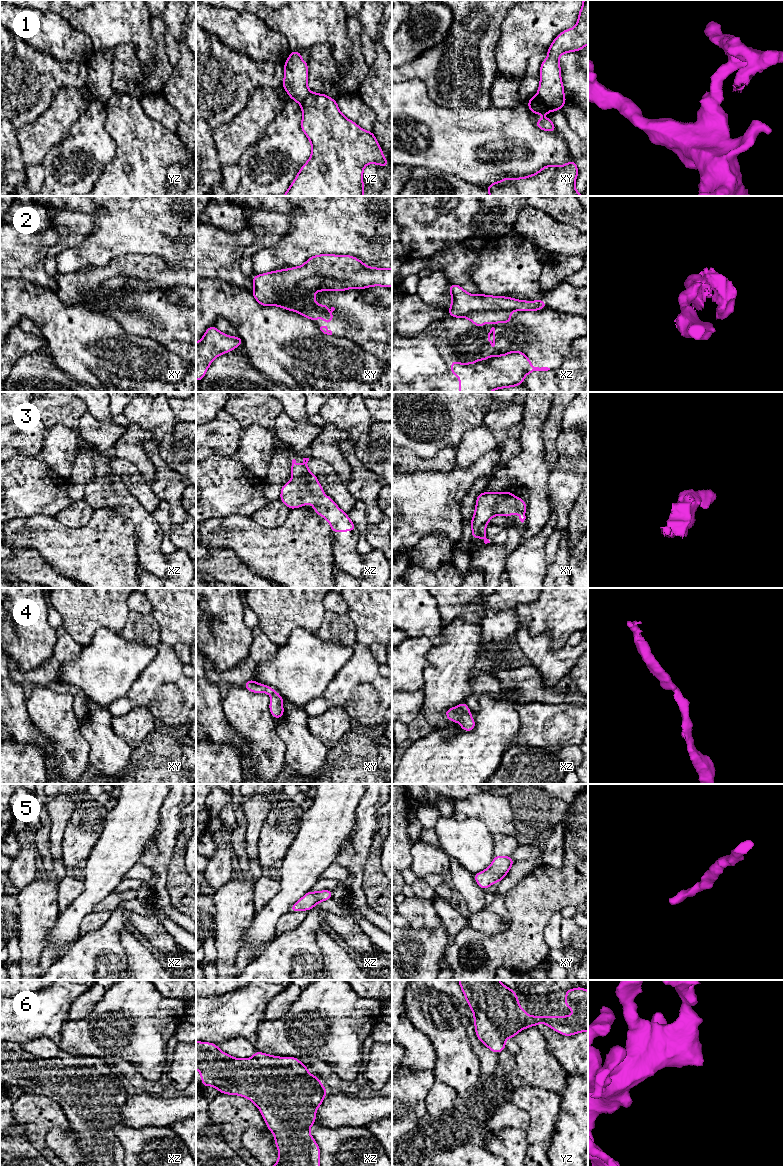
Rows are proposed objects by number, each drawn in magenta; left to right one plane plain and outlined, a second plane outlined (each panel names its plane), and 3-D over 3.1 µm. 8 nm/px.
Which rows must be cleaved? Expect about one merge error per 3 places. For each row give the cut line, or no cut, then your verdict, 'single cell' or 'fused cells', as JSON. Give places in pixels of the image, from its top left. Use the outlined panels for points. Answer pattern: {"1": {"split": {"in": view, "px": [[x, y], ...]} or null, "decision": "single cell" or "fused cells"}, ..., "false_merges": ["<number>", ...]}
{"1": {"split": {"in": "xy", "px": [[537, 94], [550, 109]]}, "decision": "fused cells"}, "2": {"split": {"in": "xy", "px": [[319, 276], [306, 277], [287, 292], [287, 304], [296, 311]]}, "decision": "fused cells"}, "3": {"split": null, "decision": "single cell"}, "4": {"split": null, "decision": "single cell"}, "5": {"split": null, "decision": "single cell"}, "6": {"split": null, "decision": "single cell"}, "false_merges": ["1", "2"]}

